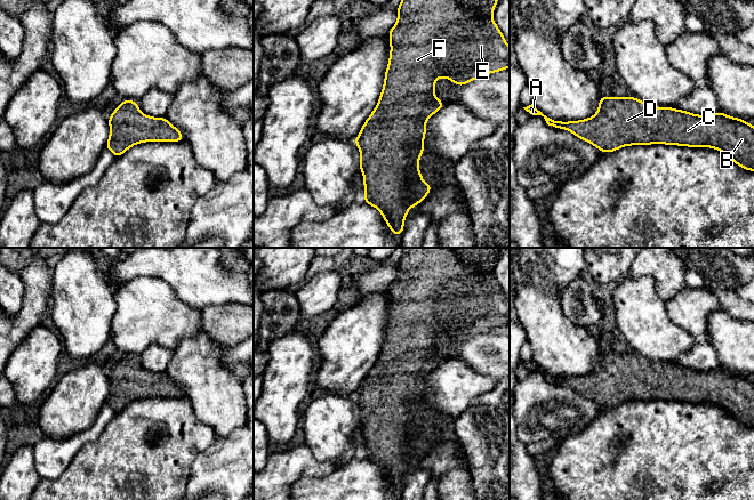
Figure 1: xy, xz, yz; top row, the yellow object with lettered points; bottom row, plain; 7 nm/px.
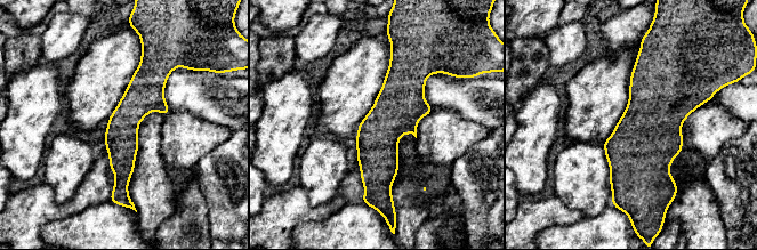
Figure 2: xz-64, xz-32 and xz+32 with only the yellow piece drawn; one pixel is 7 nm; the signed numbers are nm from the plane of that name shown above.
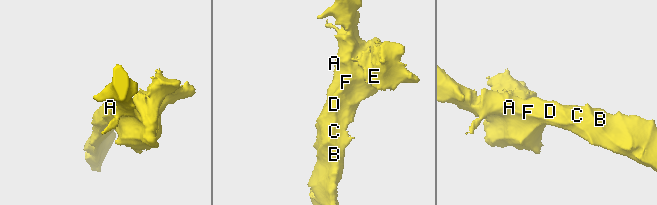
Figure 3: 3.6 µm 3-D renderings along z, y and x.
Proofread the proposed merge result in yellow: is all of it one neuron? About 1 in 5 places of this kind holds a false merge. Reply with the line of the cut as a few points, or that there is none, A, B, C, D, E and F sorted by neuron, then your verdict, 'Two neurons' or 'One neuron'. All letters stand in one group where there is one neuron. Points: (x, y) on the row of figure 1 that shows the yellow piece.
No split. Groups: A B C D E F. One neuron

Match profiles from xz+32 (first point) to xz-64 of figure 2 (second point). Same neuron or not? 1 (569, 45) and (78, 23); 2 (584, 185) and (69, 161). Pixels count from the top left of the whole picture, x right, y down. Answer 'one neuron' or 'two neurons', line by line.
1: one neuron
2: one neuron

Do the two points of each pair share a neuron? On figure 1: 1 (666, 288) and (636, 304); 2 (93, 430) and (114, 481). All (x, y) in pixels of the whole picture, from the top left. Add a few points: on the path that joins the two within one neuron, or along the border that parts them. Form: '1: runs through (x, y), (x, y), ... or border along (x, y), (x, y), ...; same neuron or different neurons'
1: border along (634, 279), (650, 276), (655, 291), (665, 301); different neurons
2: border along (113, 418), (95, 440), (87, 442), (74, 454); different neurons

